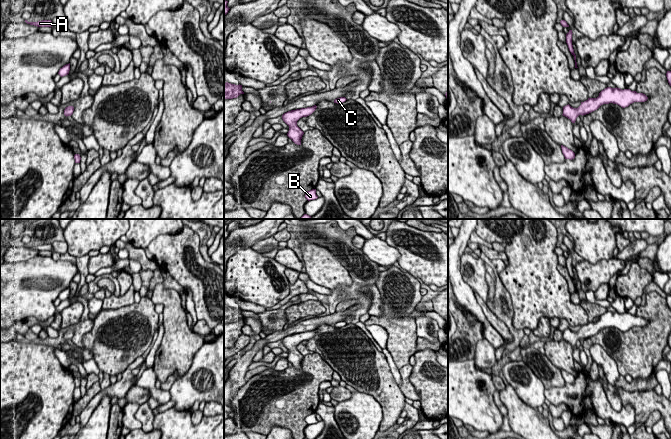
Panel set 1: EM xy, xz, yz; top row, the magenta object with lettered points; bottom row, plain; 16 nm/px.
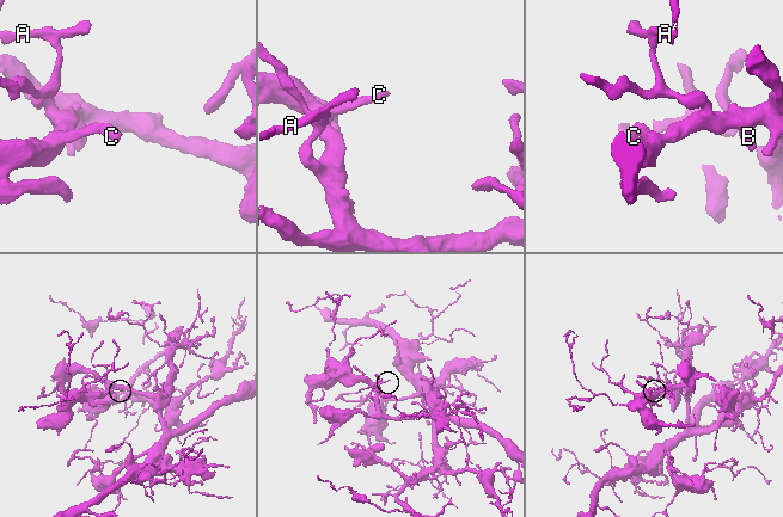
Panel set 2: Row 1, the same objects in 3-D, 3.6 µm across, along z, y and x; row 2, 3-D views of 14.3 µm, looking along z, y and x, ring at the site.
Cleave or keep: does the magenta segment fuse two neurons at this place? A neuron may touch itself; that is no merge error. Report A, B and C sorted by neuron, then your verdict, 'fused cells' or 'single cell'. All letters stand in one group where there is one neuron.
A B C; single cell

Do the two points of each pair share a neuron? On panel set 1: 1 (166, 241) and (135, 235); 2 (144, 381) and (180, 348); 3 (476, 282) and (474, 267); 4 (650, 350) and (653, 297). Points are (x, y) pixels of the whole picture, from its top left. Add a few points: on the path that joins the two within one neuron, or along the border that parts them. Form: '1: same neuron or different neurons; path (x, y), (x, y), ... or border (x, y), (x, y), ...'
1: different neurons; border (177, 232), (159, 234), (146, 247)
2: different neurons; border (152, 367), (157, 379)
3: same neuron; path (475, 278), (474, 271)
4: same neuron; path (653, 337), (653, 310)

